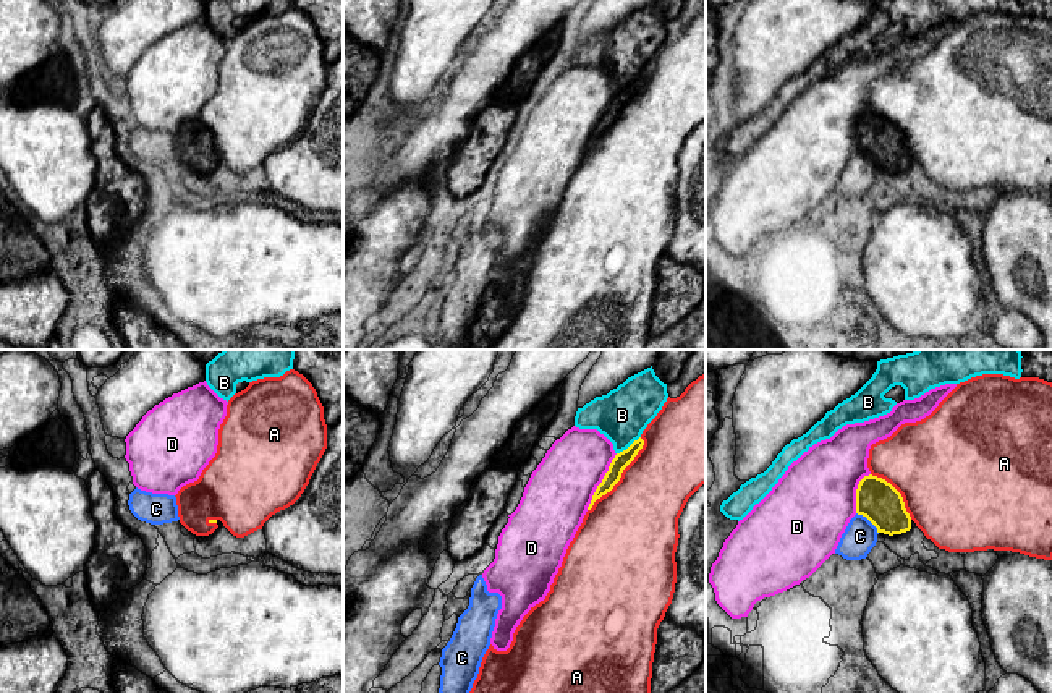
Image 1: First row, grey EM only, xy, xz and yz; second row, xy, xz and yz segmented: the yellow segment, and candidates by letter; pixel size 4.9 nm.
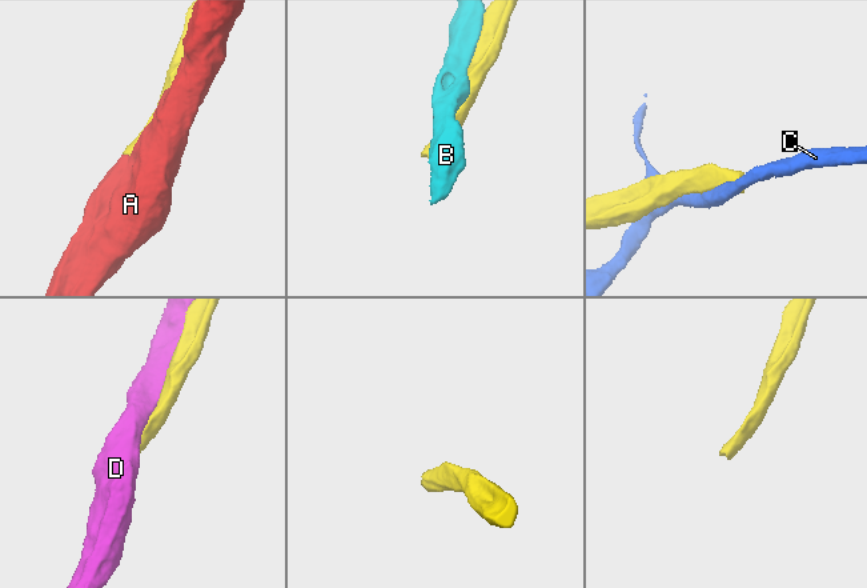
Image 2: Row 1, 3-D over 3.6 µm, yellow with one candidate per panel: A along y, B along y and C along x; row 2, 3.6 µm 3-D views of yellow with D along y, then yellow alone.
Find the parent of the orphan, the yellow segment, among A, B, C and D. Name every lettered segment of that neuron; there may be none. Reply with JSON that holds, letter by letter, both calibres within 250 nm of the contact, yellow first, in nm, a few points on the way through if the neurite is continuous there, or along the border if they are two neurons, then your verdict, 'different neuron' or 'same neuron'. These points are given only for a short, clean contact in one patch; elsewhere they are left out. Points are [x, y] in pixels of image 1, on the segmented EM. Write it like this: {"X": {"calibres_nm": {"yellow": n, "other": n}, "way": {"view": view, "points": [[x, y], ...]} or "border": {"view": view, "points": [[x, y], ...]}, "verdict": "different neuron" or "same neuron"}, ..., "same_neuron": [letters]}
{"A": {"calibres_nm": {"yellow": 80, "other": 420}, "verdict": "same neuron"}, "B": {"calibres_nm": {"yellow": 80, "other": 260}, "verdict": "different neuron"}, "C": {"calibres_nm": {"yellow": 200, "other": 160}, "verdict": "different neuron"}, "D": {"calibres_nm": {"yellow": 80, "other": 320}, "verdict": "different neuron"}, "same_neuron": ["A"]}

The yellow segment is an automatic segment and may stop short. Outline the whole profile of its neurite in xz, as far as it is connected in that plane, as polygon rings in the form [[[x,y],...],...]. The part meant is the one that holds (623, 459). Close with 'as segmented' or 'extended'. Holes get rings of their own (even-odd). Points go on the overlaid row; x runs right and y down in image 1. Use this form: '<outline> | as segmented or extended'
[[[706,372],[693,381],[680,397],[668,397],[657,416],[643,431],[641,437],[626,450],[615,455],[609,471],[592,495],[581,526],[566,549],[562,567],[545,599],[531,607],[523,617],[507,651],[497,651],[492,644],[489,646],[469,693],[651,693],[657,628],[672,604],[677,583],[675,552],[680,538],[678,518],[688,499],[702,484],[706,484]]] | extended

